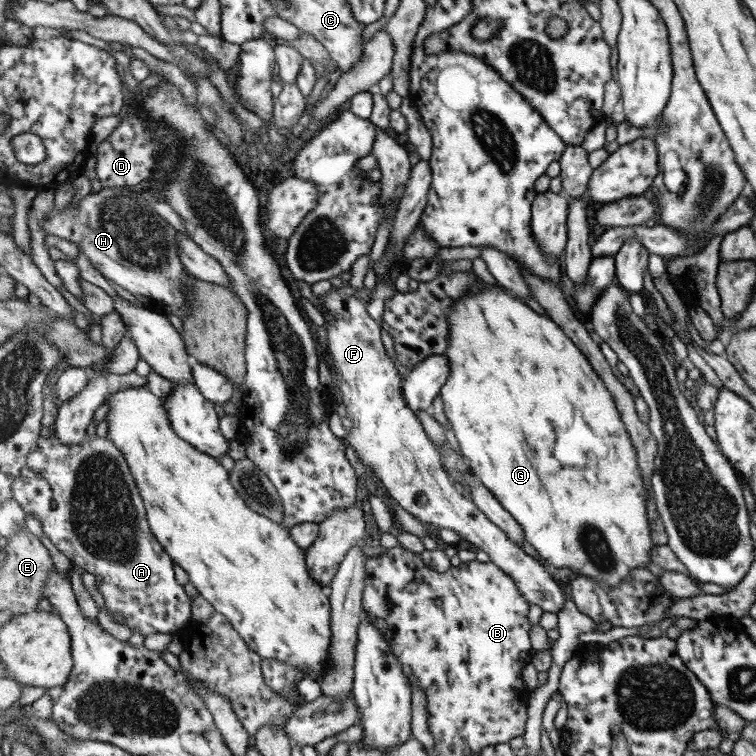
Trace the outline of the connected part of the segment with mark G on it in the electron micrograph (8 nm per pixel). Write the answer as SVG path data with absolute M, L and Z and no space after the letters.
M499 283L497 286L491 285L490 287L487 287L486 291L481 291L479 294L471 293L470 295L465 295L462 299L457 300L457 303L454 304L454 308L450 314L450 342L446 350L446 355L449 357L451 370L450 377L443 385L442 393L440 394L440 398L443 402L443 410L445 410L445 415L453 428L461 451L464 456L468 458L470 467L476 475L476 478L497 497L497 500L499 500L499 502L511 513L511 516L517 520L517 524L521 524L526 541L535 548L541 558L546 560L548 564L553 565L553 567L569 568L573 571L574 577L587 576L587 578L593 578L595 582L599 582L599 584L603 584L603 586L607 586L607 588L619 588L619 584L625 583L627 579L631 578L633 572L638 571L639 568L646 568L654 571L654 562L653 559L651 559L651 554L653 554L655 549L653 549L653 540L651 540L651 526L649 526L649 520L647 520L648 494L642 475L642 468L638 461L638 451L635 448L634 441L627 430L625 422L623 422L622 413L618 408L613 393L607 388L606 381L604 381L594 369L594 365L590 363L590 359L586 356L586 353L575 344L574 340L571 340L570 336L567 336L567 333L561 328L561 326L559 326L559 324L555 324L555 322L547 315L542 316L539 312L535 312L533 308L530 308L525 302L522 302L521 299L518 299L518 297L513 298L511 292L509 294L509 290L506 291Z

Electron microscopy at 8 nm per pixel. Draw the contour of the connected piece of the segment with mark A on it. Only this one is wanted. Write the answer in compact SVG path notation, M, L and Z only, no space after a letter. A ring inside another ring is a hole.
M55 434L53 437L43 439L40 437L38 445L30 451L27 459L26 467L22 470L20 477L14 484L14 499L24 508L26 515L36 517L42 526L42 531L52 541L53 545L67 557L72 565L84 569L85 572L94 575L98 591L104 598L105 605L111 612L113 618L115 614L122 614L126 626L132 633L142 634L144 637L149 634L159 633L176 633L183 629L192 620L192 599L185 592L183 586L179 586L179 582L175 580L175 564L170 554L163 548L161 542L152 532L150 522L147 519L146 505L142 497L142 493L138 487L138 481L135 480L134 473L130 471L130 465L121 448L106 437L84 438L79 444L62 444L62 440ZM35 472L42 472L41 478L35 476Z

